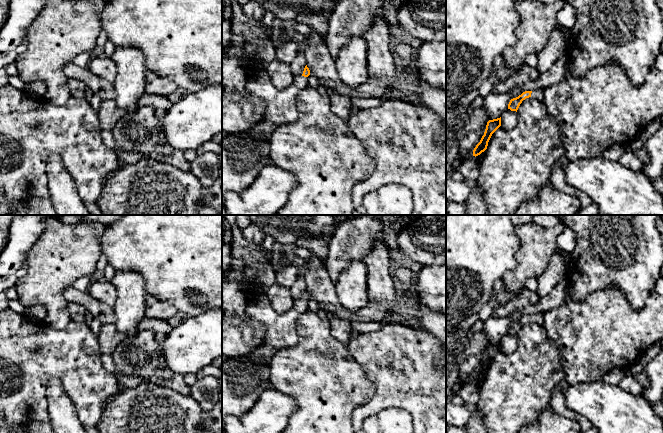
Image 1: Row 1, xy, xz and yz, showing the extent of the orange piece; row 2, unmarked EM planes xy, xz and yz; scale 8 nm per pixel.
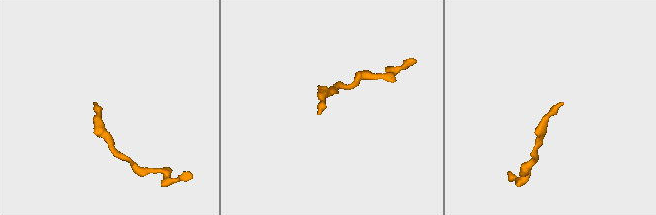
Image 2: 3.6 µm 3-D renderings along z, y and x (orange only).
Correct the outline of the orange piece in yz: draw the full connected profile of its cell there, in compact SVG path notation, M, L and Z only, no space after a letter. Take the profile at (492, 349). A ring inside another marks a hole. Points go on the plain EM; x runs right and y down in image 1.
M501 341L493 344L489 344L486 349L484 359L480 366L476 369L473 374L473 380L478 380L487 373L488 366L492 358L501 350Z

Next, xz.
M307 289L303 298L295 302L294 306L284 312L277 313L271 306L266 294L261 294L245 309L249 322L262 324L265 336L261 345L247 355L249 358L264 357L270 364L272 357L284 348L293 347L298 343L296 331L298 316L308 310L307 301L310 294Z

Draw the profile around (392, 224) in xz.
M378 215L383 228L382 241L388 249L399 250L398 233L408 224L425 215Z

